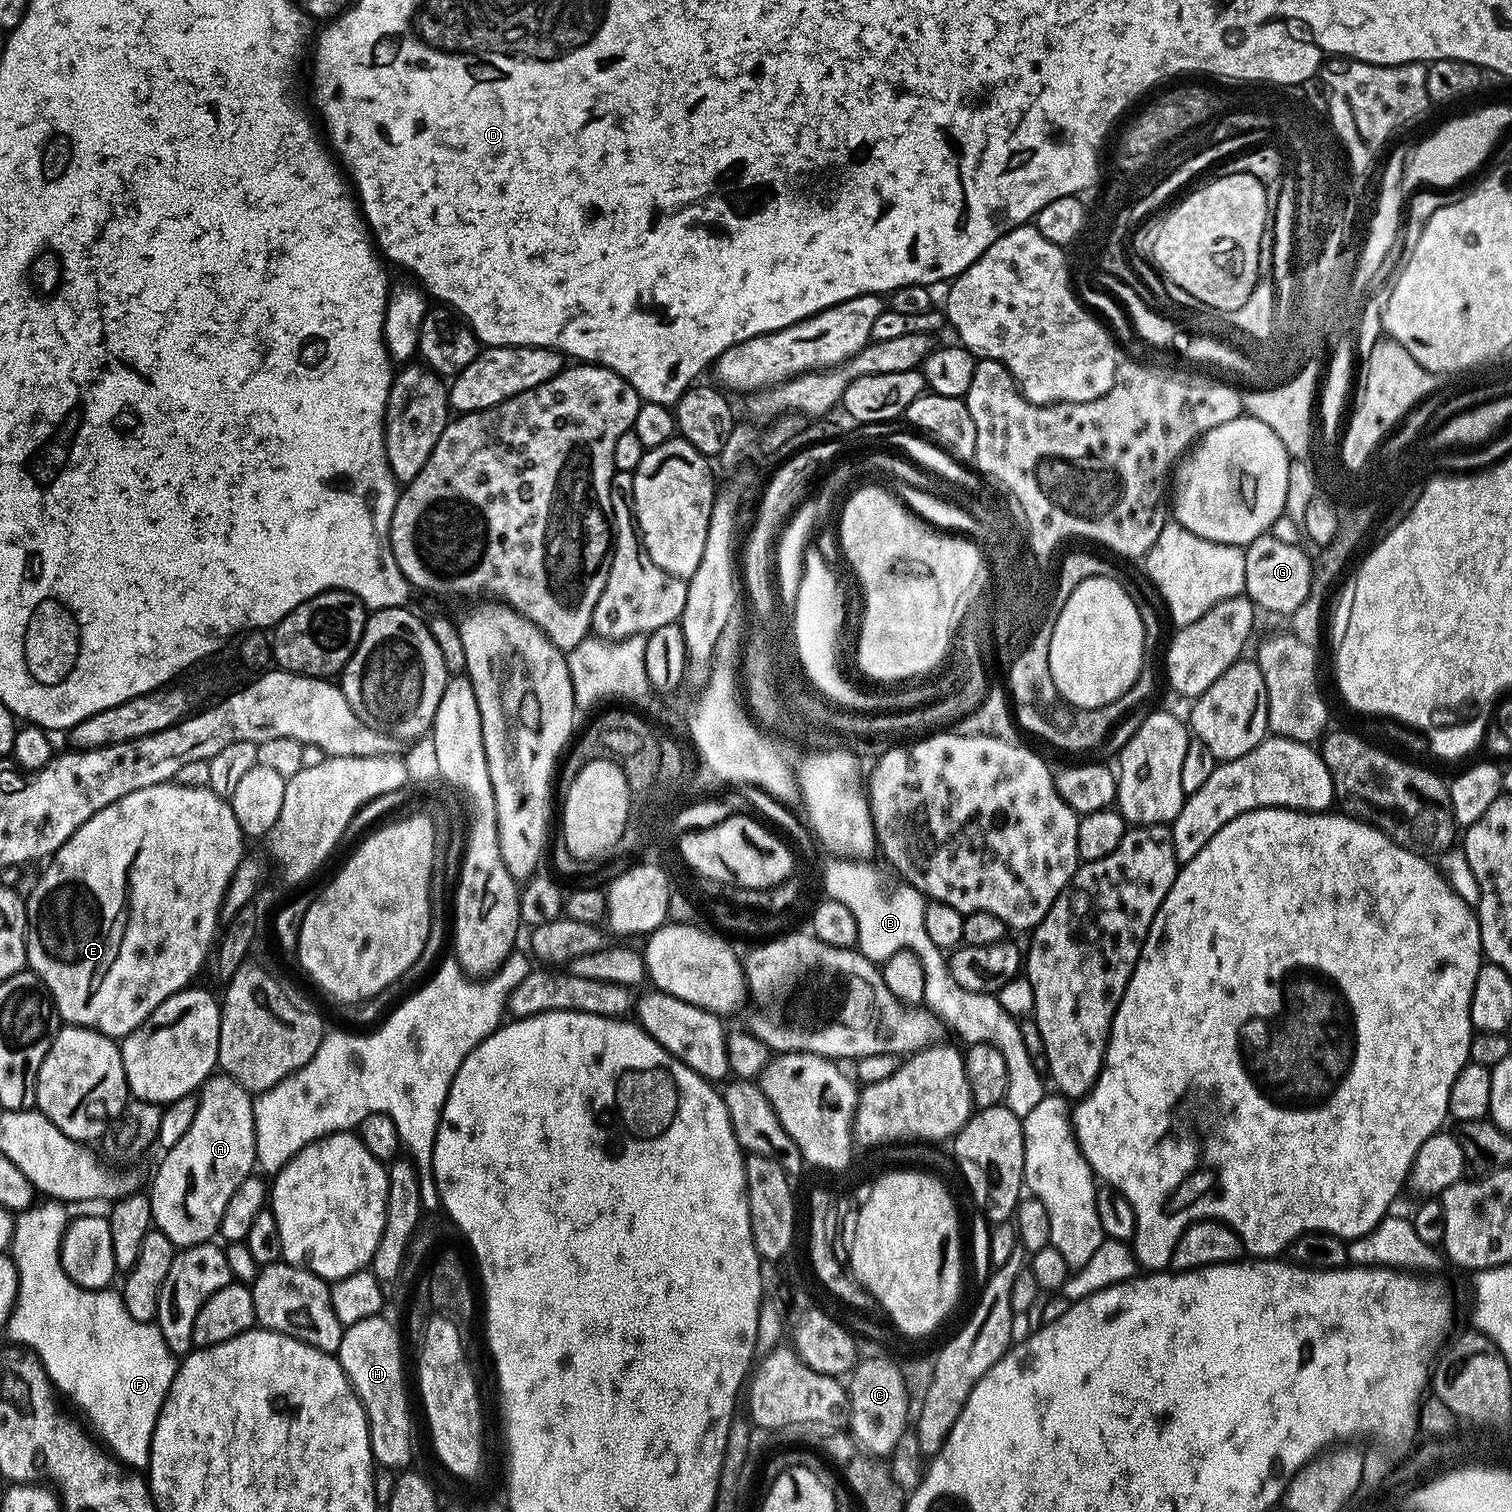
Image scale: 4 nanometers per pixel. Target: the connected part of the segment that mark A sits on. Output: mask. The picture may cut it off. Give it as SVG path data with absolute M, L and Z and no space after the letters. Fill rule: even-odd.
M213 1074L200 1085L196 1101L194 1123L182 1134L179 1142L163 1153L156 1177L152 1180L152 1223L177 1249L192 1244L207 1244L219 1233L220 1219L226 1202L246 1177L253 1175L256 1163L256 1135L254 1134L253 1093L246 1091L238 1081L223 1074Z

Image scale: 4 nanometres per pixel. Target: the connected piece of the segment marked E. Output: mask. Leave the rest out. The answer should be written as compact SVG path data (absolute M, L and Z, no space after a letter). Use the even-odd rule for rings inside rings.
M175 782L146 786L146 790L134 790L134 794L126 794L126 798L118 798L118 802L95 812L57 852L52 853L50 859L43 865L44 873L37 878L32 893L26 896L24 905L26 964L44 985L44 990L48 993L59 1019L61 1016L64 1019L63 1023L68 1026L93 1028L95 1032L101 1032L104 1036L123 1038L129 1036L166 998L189 987L195 981L192 979L199 974L200 967L207 960L209 963L210 953L217 943L218 929L222 924L220 907L227 887L234 878L234 872L246 853L244 843L246 837L238 826L238 820L234 818L231 803L207 787L182 786Z

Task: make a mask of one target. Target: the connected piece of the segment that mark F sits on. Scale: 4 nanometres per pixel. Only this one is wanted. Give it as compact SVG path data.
M44 1203L48 1204L32 1204L14 1220L10 1255L20 1285L16 1291L16 1305L12 1307L6 1325L8 1336L12 1339L9 1341L28 1349L40 1359L40 1365L46 1370L52 1387L65 1401L73 1400L84 1411L89 1424L87 1427L107 1451L130 1468L147 1469L154 1426L176 1377L177 1353L166 1346L157 1324L138 1322L130 1318L126 1306L120 1308L120 1304L112 1304L112 1290L83 1288L68 1277L60 1261L60 1240L69 1226L70 1215L63 1203Z

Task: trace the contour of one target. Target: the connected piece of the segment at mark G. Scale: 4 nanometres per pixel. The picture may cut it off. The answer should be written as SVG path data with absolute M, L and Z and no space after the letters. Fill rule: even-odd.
M1265 534L1254 538L1244 548L1246 558L1246 582L1244 592L1257 609L1277 612L1285 618L1307 600L1311 592L1313 557L1303 552L1300 544L1282 542L1277 536Z

